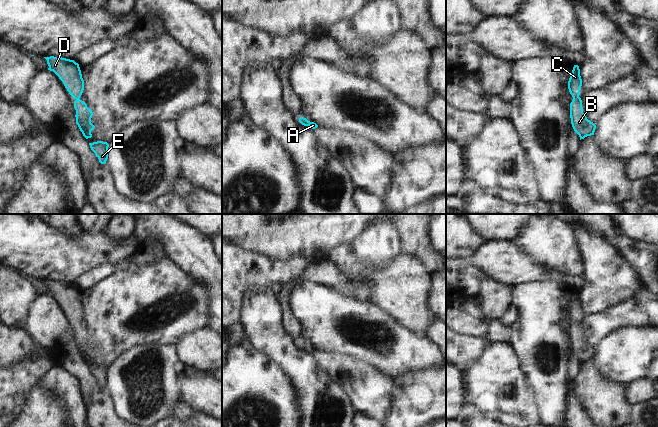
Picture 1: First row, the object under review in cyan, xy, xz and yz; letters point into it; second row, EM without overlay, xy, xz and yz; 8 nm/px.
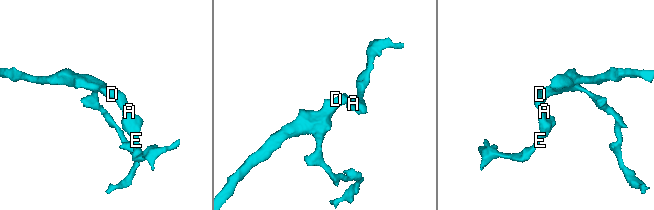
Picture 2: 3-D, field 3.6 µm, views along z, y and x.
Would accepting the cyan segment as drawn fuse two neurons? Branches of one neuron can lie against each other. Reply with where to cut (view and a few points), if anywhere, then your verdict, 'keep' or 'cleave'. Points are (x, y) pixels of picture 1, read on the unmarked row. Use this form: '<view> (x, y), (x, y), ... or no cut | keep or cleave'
no cut | keep

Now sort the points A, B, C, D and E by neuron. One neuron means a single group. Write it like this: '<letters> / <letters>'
A B C D E

